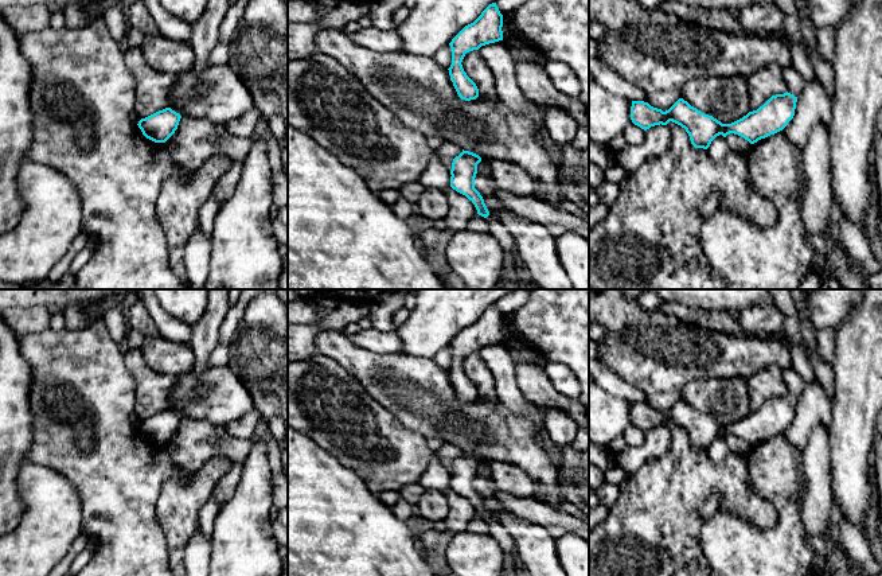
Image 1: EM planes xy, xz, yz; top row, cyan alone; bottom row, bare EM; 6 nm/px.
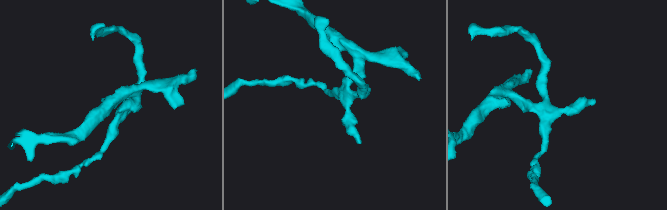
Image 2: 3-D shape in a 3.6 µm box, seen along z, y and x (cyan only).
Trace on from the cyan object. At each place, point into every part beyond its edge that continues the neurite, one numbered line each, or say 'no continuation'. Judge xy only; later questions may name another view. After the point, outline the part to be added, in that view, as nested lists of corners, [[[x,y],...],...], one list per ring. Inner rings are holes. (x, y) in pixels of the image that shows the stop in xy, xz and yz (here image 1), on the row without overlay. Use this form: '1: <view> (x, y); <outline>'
no continuation

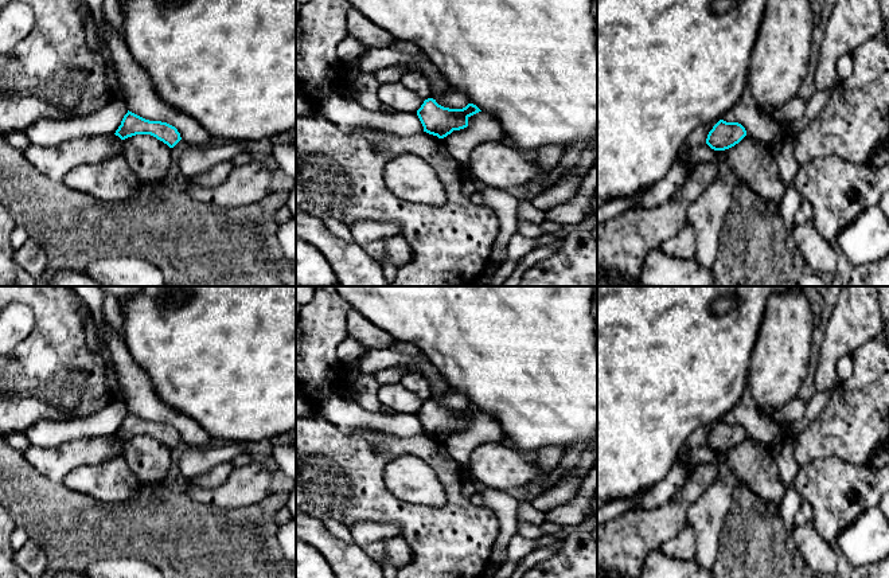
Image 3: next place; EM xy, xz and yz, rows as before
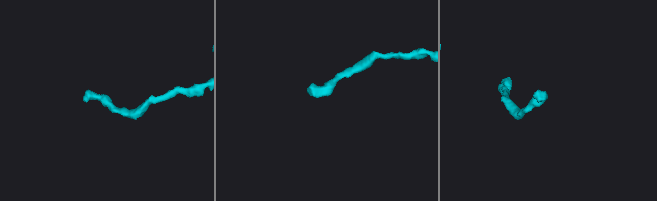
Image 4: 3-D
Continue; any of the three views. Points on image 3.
no continuation

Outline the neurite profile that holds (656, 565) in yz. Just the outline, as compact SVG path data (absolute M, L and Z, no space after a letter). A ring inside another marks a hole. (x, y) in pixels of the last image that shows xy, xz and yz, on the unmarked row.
M660 548L651 551L644 563L642 578L714 578L711 570L703 570L695 561L685 562L667 556Z

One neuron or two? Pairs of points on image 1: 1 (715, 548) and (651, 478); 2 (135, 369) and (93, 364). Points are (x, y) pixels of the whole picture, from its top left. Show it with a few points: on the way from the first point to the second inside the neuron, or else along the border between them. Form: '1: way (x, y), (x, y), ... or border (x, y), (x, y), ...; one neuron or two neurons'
1: border (705, 521), (701, 529), (701, 549), (709, 561); two neurons
2: border (124, 347), (124, 365), (135, 385), (135, 399); two neurons

